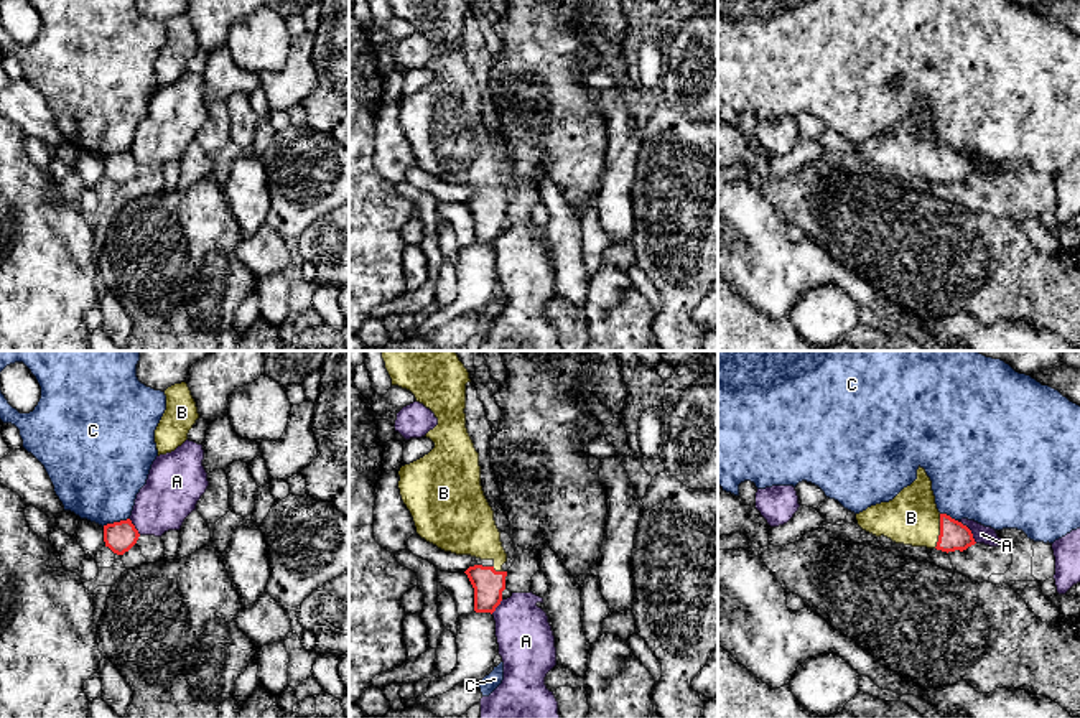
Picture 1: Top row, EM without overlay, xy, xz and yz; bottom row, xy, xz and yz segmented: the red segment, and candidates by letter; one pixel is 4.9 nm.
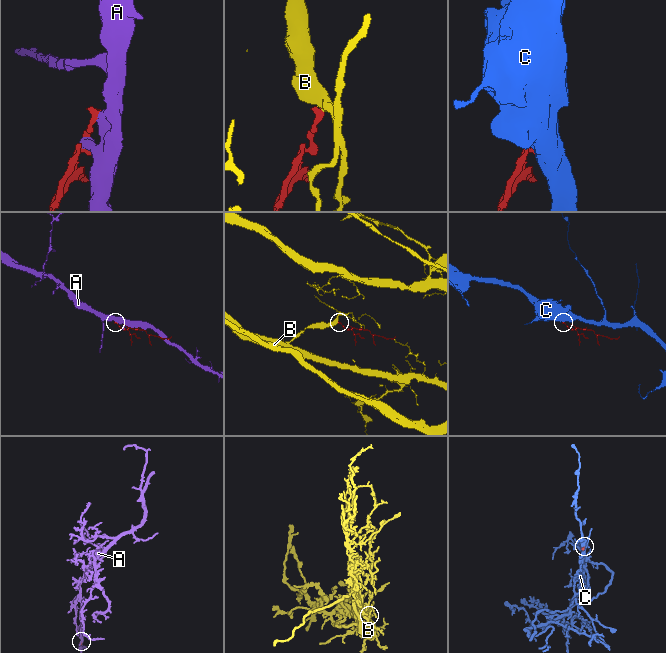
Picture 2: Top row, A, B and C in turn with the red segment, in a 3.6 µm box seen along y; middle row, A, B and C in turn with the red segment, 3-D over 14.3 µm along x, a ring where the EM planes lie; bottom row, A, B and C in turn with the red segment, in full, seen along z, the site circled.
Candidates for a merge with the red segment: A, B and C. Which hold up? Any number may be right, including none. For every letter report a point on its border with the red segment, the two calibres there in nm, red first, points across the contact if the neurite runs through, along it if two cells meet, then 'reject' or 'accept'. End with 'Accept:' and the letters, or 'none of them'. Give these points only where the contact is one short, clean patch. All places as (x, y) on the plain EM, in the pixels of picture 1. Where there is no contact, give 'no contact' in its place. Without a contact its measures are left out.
A: contact yz (970, 162); calibres 140 and 90 nm; reject
B: contact yz (940, 162); calibres 140 and 260 nm; way yz (954, 167), (940, 162), (929, 160), (911, 149); accept
C: contact xy (116, 153); calibres 150 and 420 nm; border xy (129, 149), (102, 157); reject
Accept: B

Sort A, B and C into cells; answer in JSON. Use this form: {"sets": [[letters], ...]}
{"sets": [["A"], ["B"], ["C"]]}

